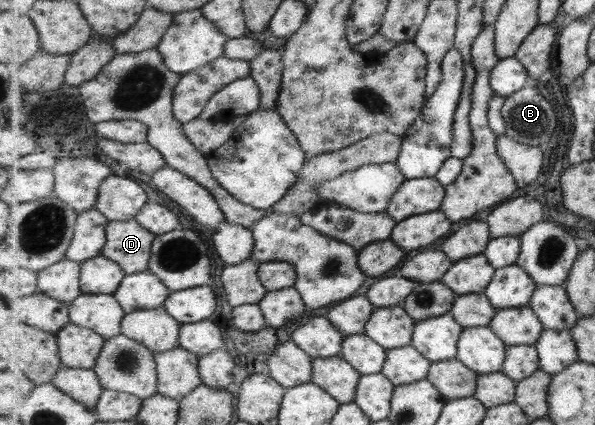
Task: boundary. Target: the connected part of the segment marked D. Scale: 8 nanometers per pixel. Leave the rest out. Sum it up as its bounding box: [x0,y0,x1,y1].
[102,220,157,274]

